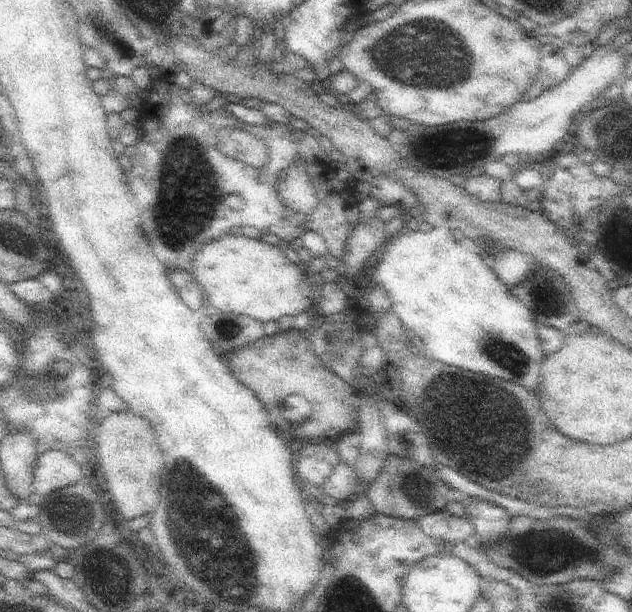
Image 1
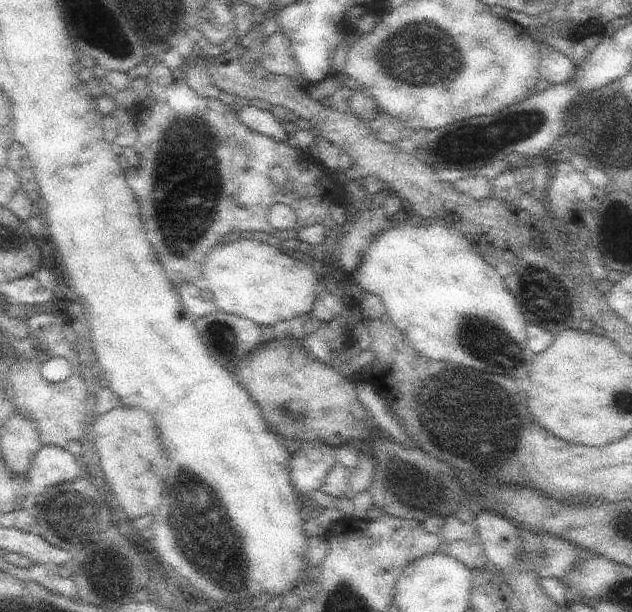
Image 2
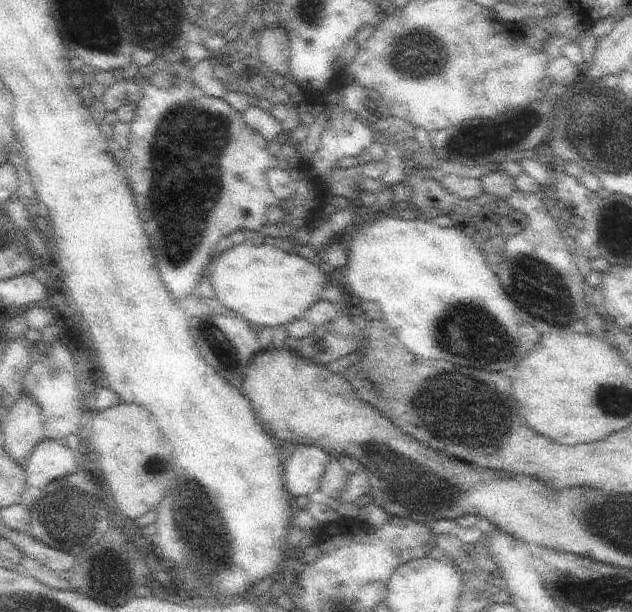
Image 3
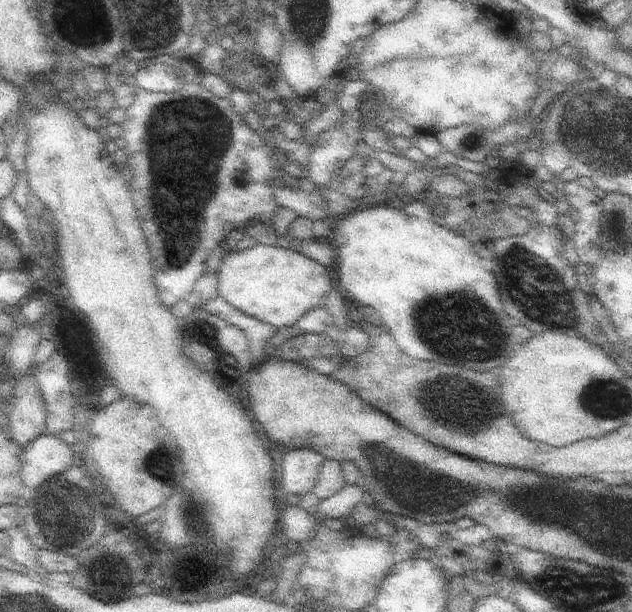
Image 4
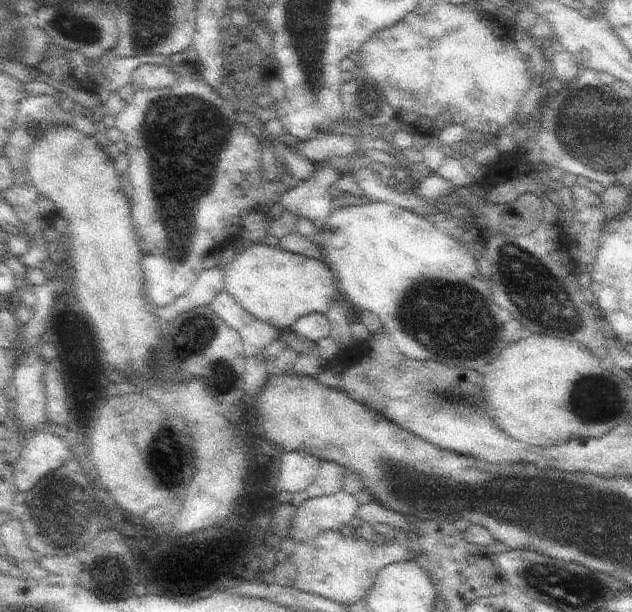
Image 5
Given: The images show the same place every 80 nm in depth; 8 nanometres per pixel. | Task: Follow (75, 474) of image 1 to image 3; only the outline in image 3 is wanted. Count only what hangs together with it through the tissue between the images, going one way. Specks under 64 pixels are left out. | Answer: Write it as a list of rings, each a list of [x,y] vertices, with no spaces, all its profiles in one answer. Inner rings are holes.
[[[44,438],[26,462],[25,476],[29,491],[38,496],[52,480],[78,472],[78,462],[64,442]]]

